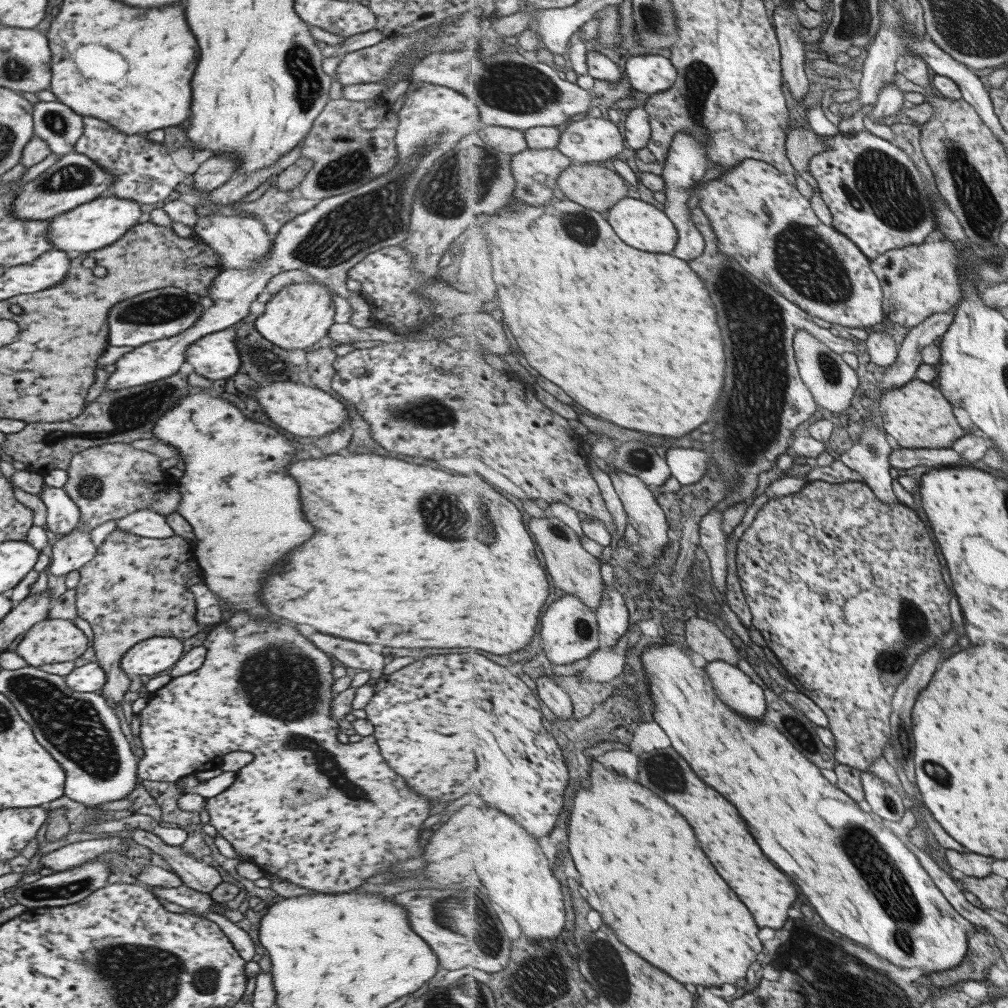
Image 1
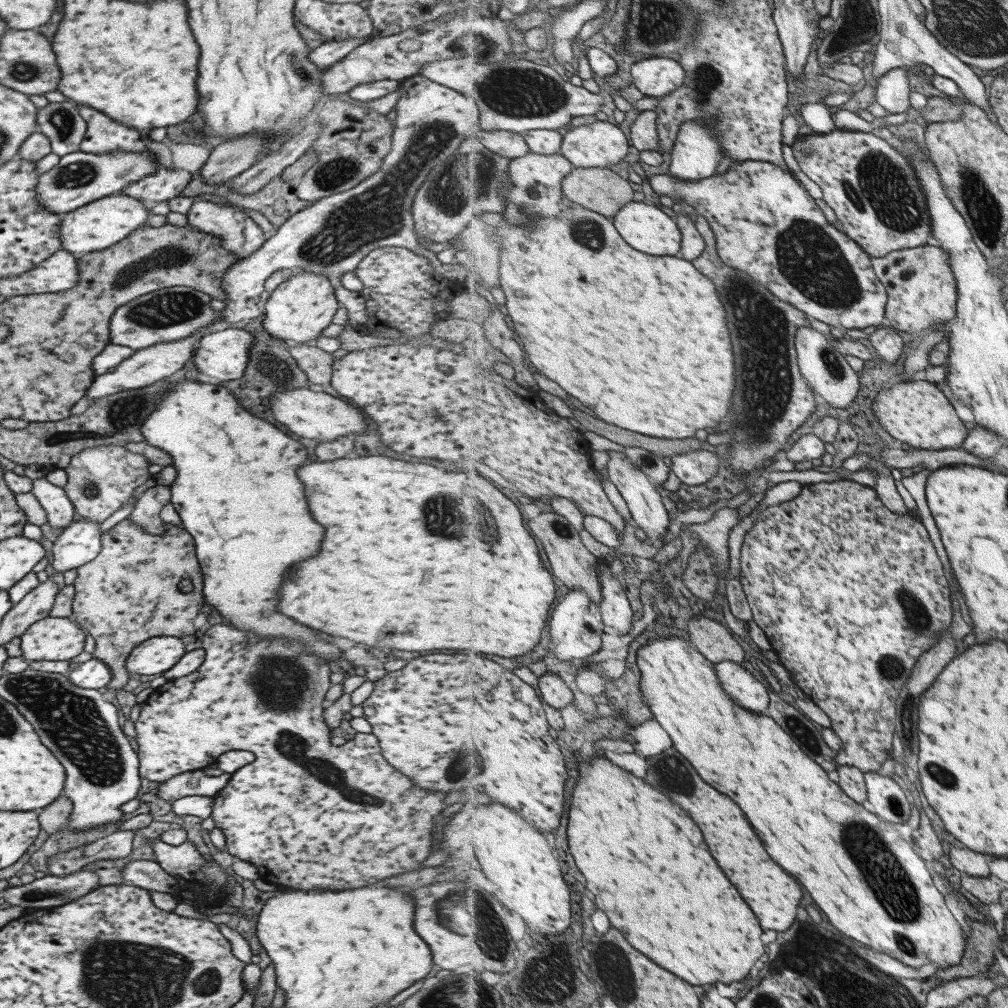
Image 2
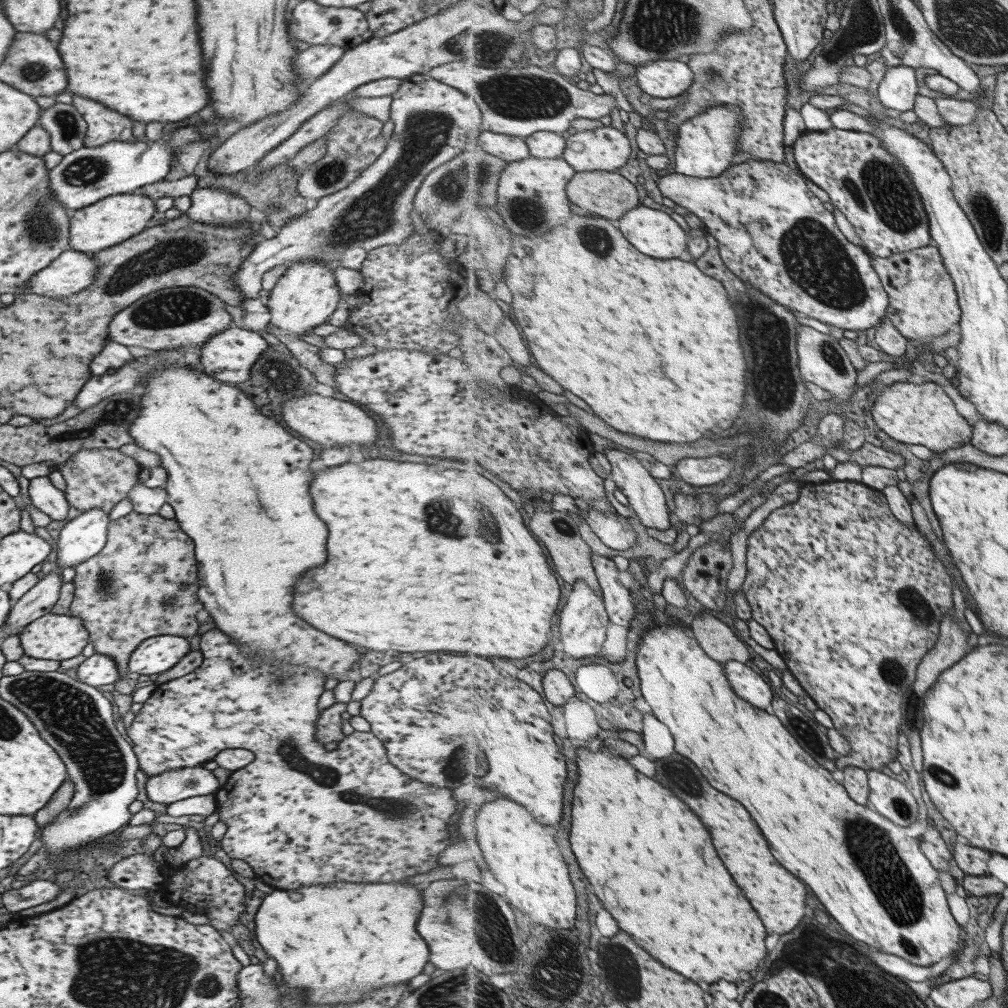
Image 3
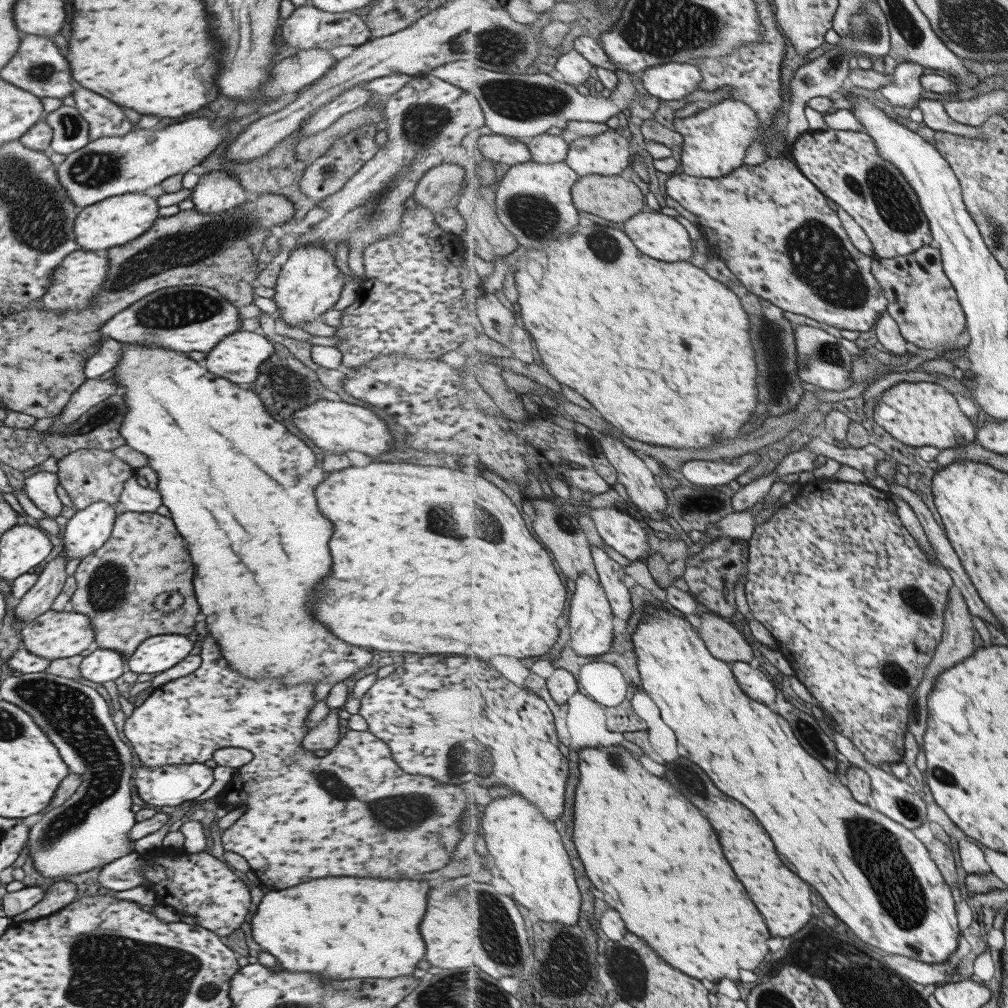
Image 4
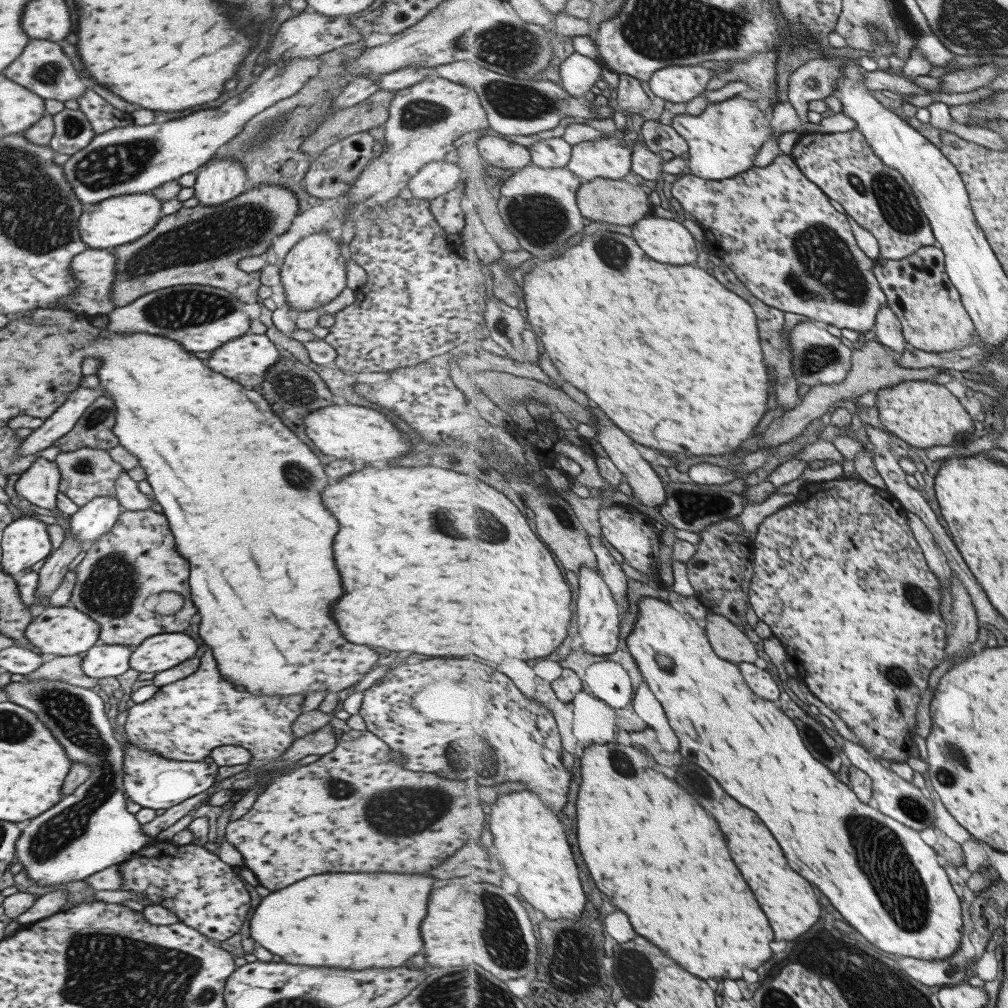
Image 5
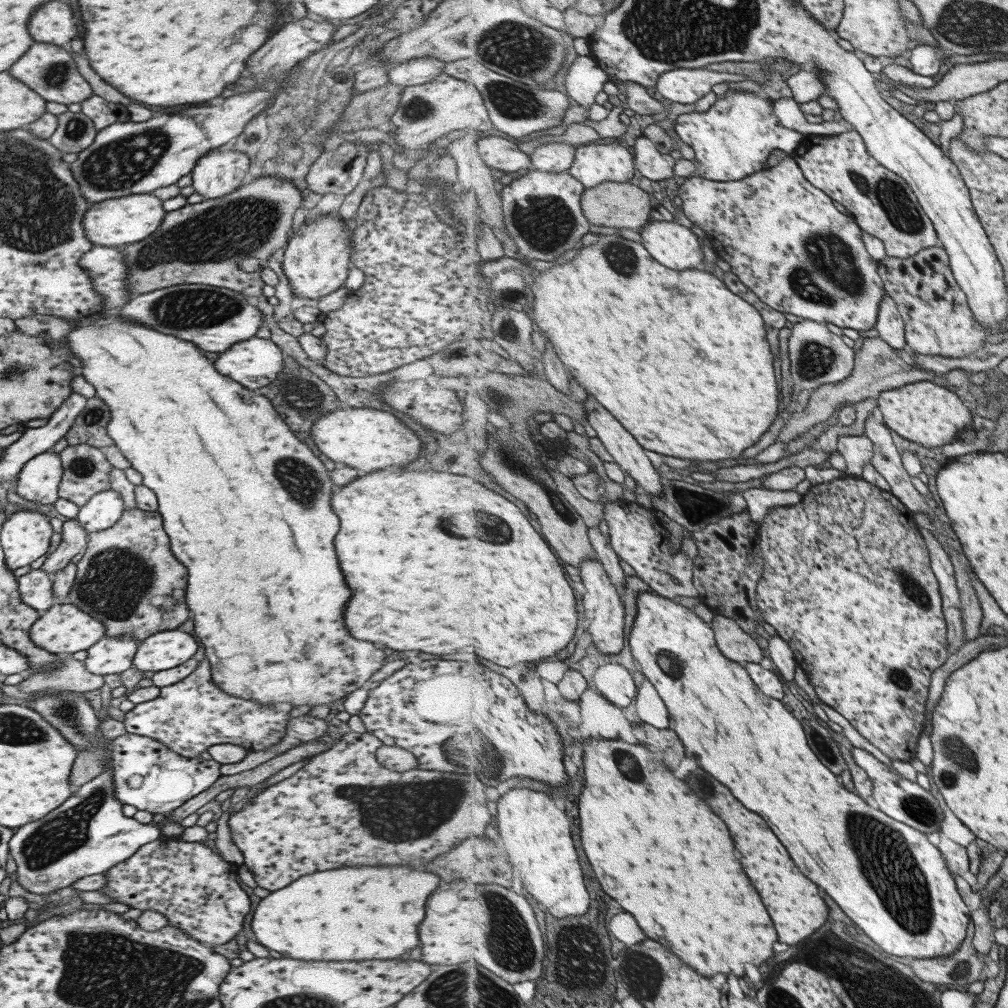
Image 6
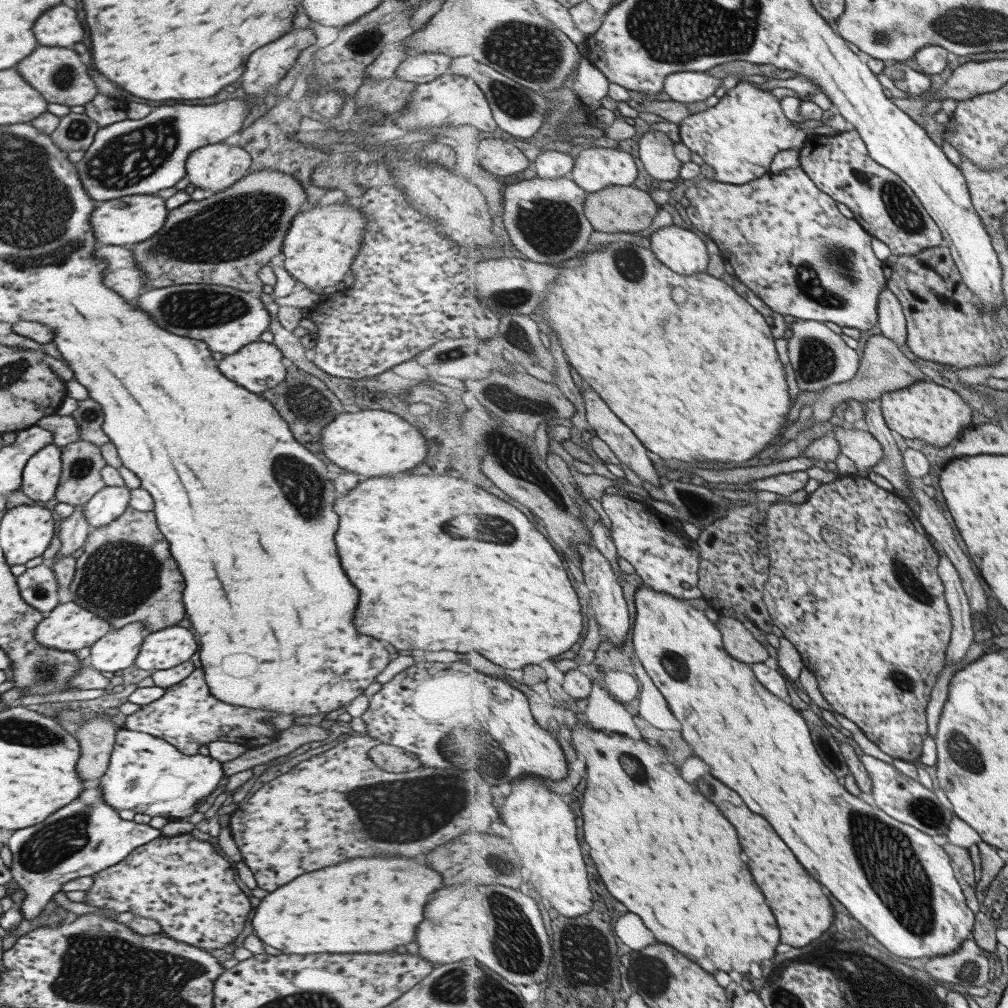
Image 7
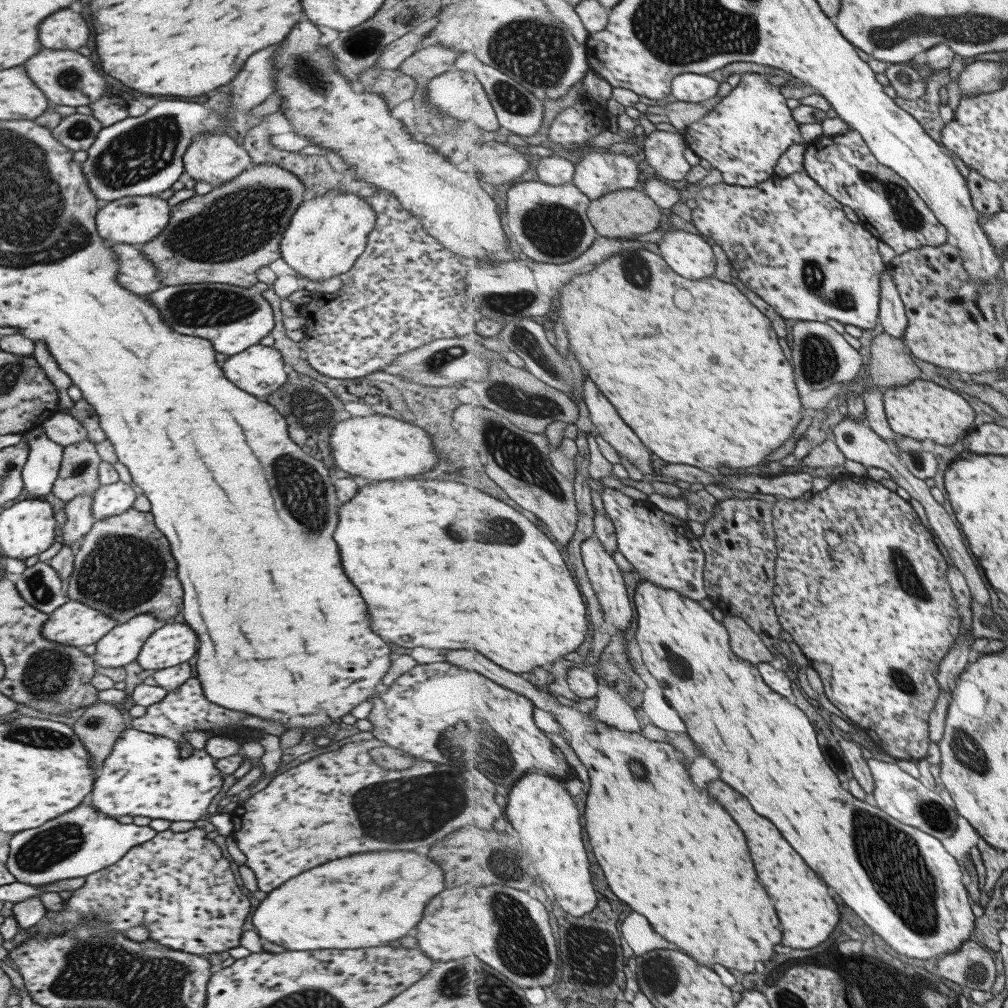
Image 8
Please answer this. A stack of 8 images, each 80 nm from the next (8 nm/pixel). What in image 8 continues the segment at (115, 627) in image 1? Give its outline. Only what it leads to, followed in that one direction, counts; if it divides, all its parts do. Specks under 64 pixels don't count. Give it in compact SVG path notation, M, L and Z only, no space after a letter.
M133 508L105 518L94 520L91 528L79 540L79 548L73 555L71 574L68 576L66 596L69 601L77 601L100 610L116 624L125 622L138 614L157 617L165 624L173 618L181 604L181 586L175 578L176 564L170 553L167 539L154 525L150 512L138 512Z

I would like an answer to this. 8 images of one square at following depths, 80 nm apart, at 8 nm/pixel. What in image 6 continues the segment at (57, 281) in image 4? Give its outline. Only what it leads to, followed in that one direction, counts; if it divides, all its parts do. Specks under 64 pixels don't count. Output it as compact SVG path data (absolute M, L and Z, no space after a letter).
M93 246L77 261L77 266L87 270L93 292L103 298L101 308L105 312L119 310L131 300L127 296L127 272L120 248Z

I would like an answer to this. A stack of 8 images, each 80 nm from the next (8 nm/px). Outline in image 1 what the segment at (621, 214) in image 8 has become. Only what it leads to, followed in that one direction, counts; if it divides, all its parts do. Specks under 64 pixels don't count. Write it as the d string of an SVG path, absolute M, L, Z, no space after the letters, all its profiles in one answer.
M596 163L572 164L557 186L571 201L600 213L607 213L629 194L629 185L613 168Z

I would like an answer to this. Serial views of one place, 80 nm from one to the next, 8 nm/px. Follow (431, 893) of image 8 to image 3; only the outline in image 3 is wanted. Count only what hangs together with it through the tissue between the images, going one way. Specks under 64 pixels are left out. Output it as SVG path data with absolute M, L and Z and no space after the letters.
M331 882L323 886L273 889L257 907L253 918L254 935L266 955L275 959L285 986L307 986L299 988L301 992L295 990L302 1001L307 1000L306 1003L312 1005L349 1004L373 988L405 984L423 970L429 950L415 932L423 904L417 888L409 884Z

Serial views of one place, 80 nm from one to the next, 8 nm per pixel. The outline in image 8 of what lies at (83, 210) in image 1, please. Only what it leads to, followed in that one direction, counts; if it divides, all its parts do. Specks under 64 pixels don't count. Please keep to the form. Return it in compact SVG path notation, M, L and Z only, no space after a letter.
M156 195L145 197L123 197L101 203L95 215L97 234L103 240L111 240L115 244L143 246L155 238L165 228L170 217L170 206L166 200Z

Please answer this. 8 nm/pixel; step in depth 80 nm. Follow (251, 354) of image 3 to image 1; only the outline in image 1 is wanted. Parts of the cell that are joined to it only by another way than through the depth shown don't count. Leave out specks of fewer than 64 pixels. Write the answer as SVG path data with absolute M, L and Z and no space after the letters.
M232 328L203 335L185 351L185 360L195 374L211 381L227 380L239 369L240 356Z

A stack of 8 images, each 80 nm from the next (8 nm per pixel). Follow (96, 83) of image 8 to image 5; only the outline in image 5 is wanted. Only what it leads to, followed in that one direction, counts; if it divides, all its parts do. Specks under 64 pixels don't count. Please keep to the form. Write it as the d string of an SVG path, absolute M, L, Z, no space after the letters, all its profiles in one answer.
M29 40L27 48L19 54L19 58L15 62L11 62L11 66L7 66L7 70L3 70L3 76L44 100L58 100L59 102L76 100L87 89L85 78L81 78L73 70L69 58L61 52L61 48L47 40Z

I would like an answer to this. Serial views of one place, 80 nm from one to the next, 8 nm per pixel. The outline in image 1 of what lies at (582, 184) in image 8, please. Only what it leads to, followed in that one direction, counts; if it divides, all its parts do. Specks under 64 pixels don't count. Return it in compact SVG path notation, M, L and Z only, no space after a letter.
M602 117L580 119L563 127L558 149L571 158L573 164L602 164L605 160L615 160L625 150L626 137L623 138L617 124Z

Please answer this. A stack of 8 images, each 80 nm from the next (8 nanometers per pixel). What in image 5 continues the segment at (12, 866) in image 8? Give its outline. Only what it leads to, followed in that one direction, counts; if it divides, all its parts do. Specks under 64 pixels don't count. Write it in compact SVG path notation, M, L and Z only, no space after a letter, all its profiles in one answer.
M26 675L19 682L11 682L5 685L4 691L9 696L9 702L22 706L35 714L39 720L53 734L53 738L63 746L67 758L72 764L79 763L89 770L87 780L77 787L73 793L63 797L55 806L39 814L20 830L17 842L15 843L15 858L26 870L26 877L35 886L53 886L81 880L90 874L95 874L112 864L119 864L129 860L138 852L147 840L150 839L137 823L134 814L125 809L123 791L123 746L119 745L112 736L109 722L104 713L101 698L91 689L73 686L60 680L29 680Z

